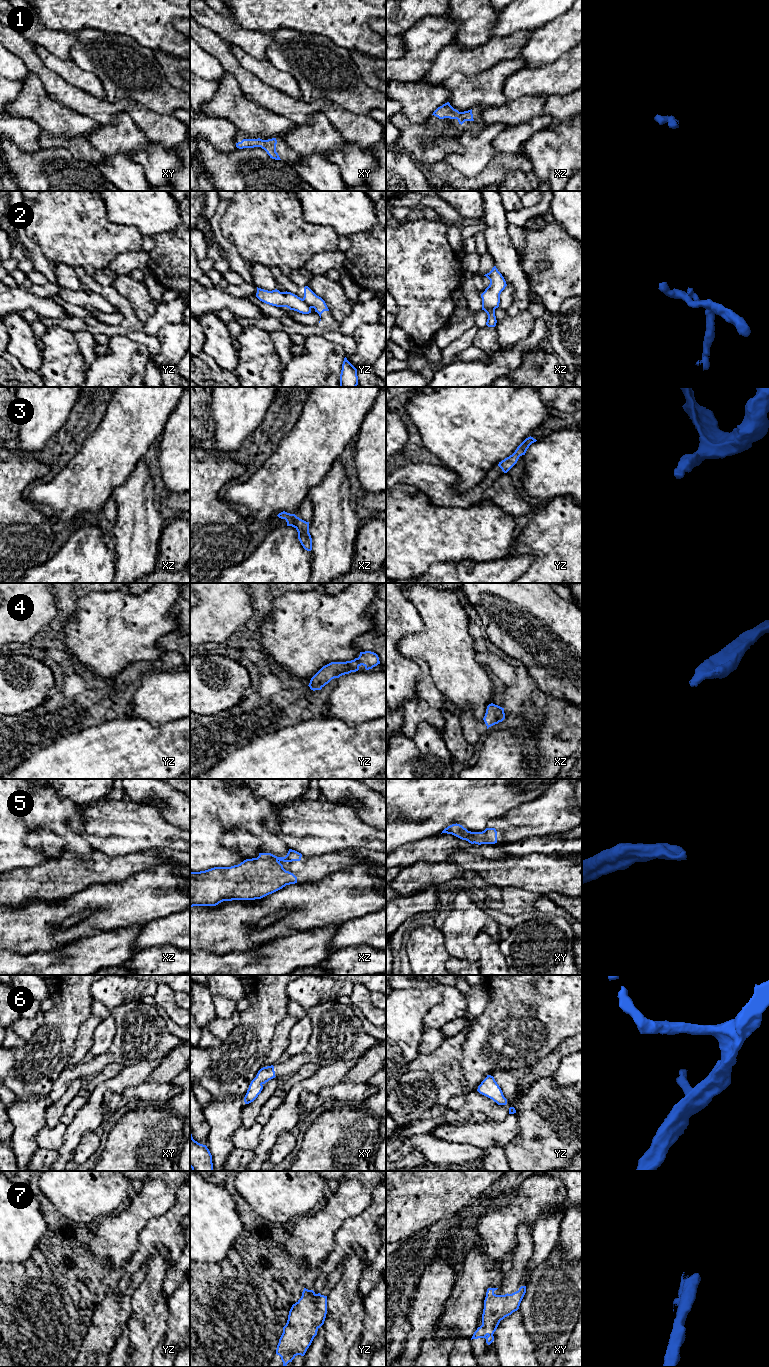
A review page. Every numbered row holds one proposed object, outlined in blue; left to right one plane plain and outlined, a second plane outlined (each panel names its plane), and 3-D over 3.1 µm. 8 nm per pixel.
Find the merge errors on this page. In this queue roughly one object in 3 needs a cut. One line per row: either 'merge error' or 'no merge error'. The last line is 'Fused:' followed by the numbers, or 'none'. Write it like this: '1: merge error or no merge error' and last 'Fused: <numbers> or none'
1: no merge error
2: merge error
3: no merge error
4: no merge error
5: no merge error
6: no merge error
7: no merge error
Fused: 2

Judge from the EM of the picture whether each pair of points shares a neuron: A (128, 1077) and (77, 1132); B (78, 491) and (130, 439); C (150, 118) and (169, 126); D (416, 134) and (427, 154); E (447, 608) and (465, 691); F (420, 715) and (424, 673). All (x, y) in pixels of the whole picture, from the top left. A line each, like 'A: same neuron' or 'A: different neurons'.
A: same neuron
B: same neuron
C: same neuron
D: same neuron
E: same neuron
F: same neuron

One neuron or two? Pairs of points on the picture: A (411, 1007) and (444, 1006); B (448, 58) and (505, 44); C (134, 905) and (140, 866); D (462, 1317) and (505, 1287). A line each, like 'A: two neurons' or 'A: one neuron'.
A: two neurons
B: one neuron
C: two neurons
D: two neurons

